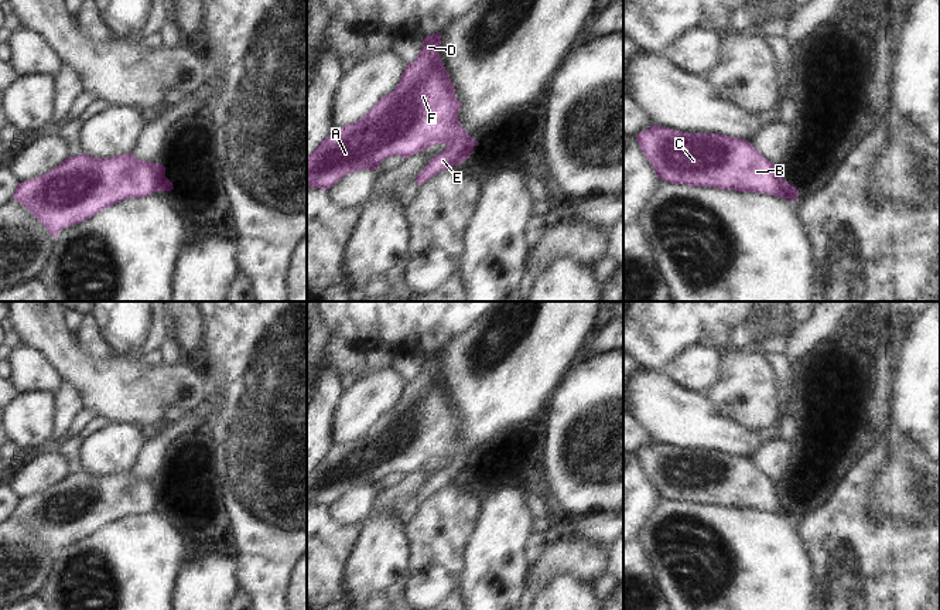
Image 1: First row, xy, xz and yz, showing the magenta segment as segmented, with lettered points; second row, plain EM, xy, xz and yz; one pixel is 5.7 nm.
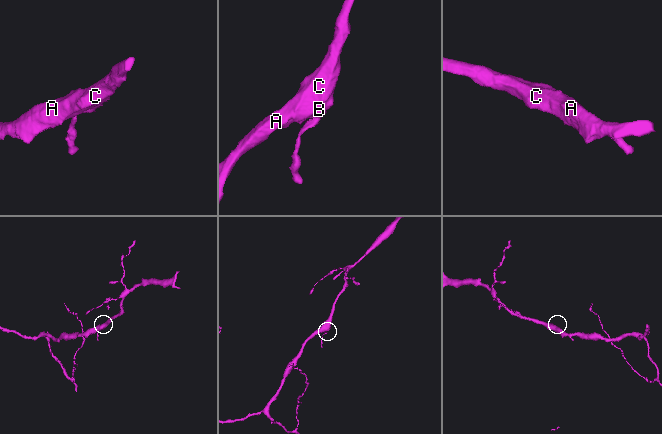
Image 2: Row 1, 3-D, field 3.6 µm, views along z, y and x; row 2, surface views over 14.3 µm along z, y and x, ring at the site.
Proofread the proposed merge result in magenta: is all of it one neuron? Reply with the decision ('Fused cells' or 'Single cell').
Single cell.

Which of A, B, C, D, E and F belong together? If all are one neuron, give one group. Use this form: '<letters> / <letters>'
A B C D E F

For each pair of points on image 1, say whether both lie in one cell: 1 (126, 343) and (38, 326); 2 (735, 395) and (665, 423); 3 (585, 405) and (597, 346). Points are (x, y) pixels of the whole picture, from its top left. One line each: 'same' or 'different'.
1: different
2: different
3: different

